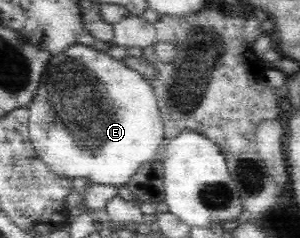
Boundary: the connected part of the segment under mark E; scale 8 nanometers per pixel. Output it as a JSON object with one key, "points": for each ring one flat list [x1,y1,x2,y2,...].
{"points":[[73,46,54,55,48,61,37,95,28,108,31,144,54,174,66,178,79,177,91,183,111,185,118,190,126,187,143,163,160,159,166,143,155,92,147,79,107,52,102,54,89,47]]}

